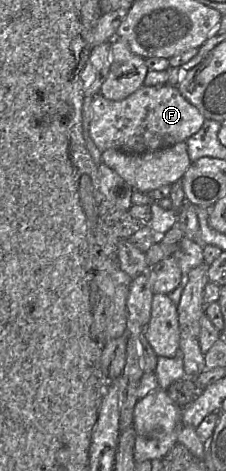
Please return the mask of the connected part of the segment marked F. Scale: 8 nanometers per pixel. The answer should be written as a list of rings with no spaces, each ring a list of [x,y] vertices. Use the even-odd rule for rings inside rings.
[[[143,85],[122,100],[109,100],[100,94],[94,96],[89,133],[101,153],[116,149],[128,154],[143,154],[186,142],[201,129],[205,120],[177,86]]]

